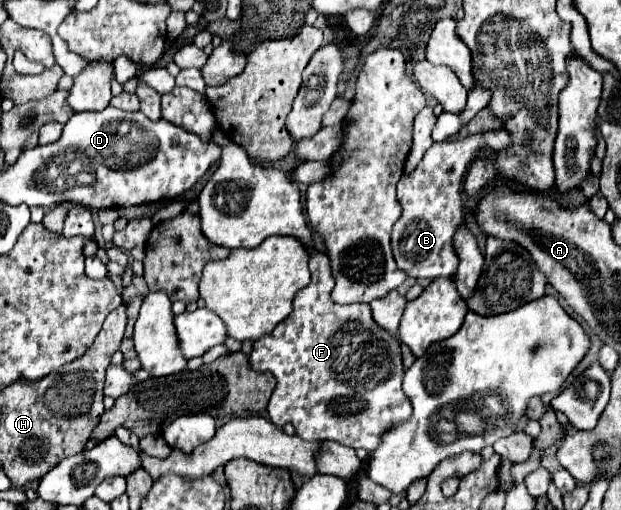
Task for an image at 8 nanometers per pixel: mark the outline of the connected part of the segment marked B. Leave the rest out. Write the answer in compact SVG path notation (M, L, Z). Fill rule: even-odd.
M505 129L499 131L489 131L489 133L479 133L479 135L469 135L461 141L443 141L443 143L433 143L427 153L423 155L421 163L411 175L403 175L397 185L397 199L403 207L403 215L399 221L393 225L391 233L391 247L393 255L397 261L397 267L407 273L407 277L413 279L437 279L437 277L451 277L459 265L459 257L453 249L453 235L455 227L463 223L463 179L467 175L467 165L475 159L475 155L483 153L485 149L489 151L499 151L507 149L511 145L511 135Z

